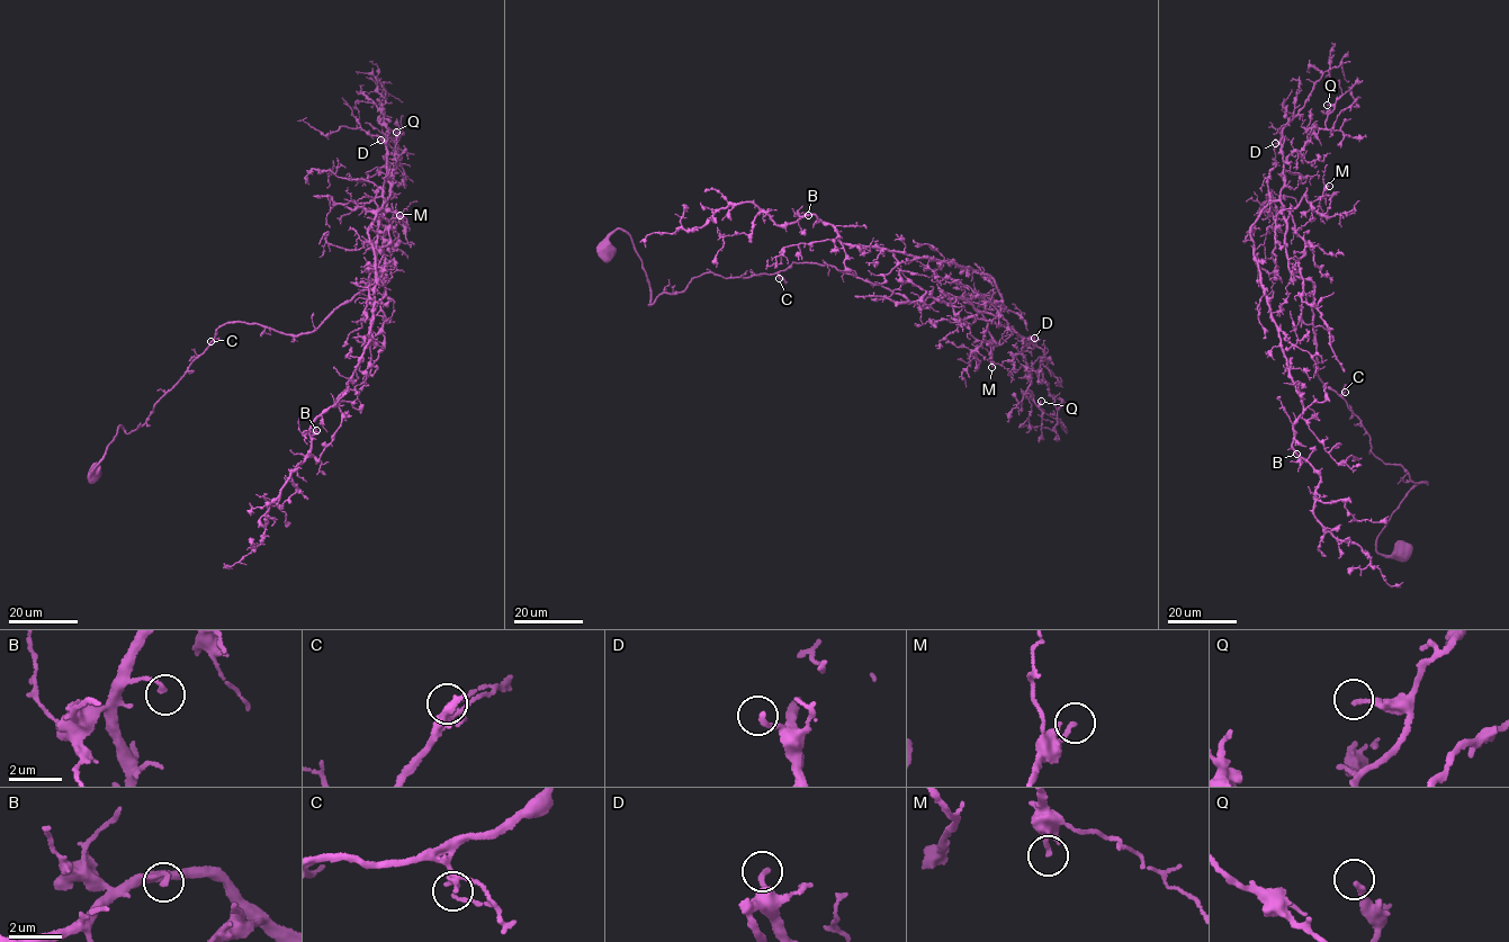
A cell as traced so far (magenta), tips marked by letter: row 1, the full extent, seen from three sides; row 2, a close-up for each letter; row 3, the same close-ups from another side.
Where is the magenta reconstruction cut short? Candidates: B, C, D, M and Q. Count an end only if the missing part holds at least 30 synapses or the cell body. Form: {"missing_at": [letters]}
{"missing_at": ["D", "M"]}

